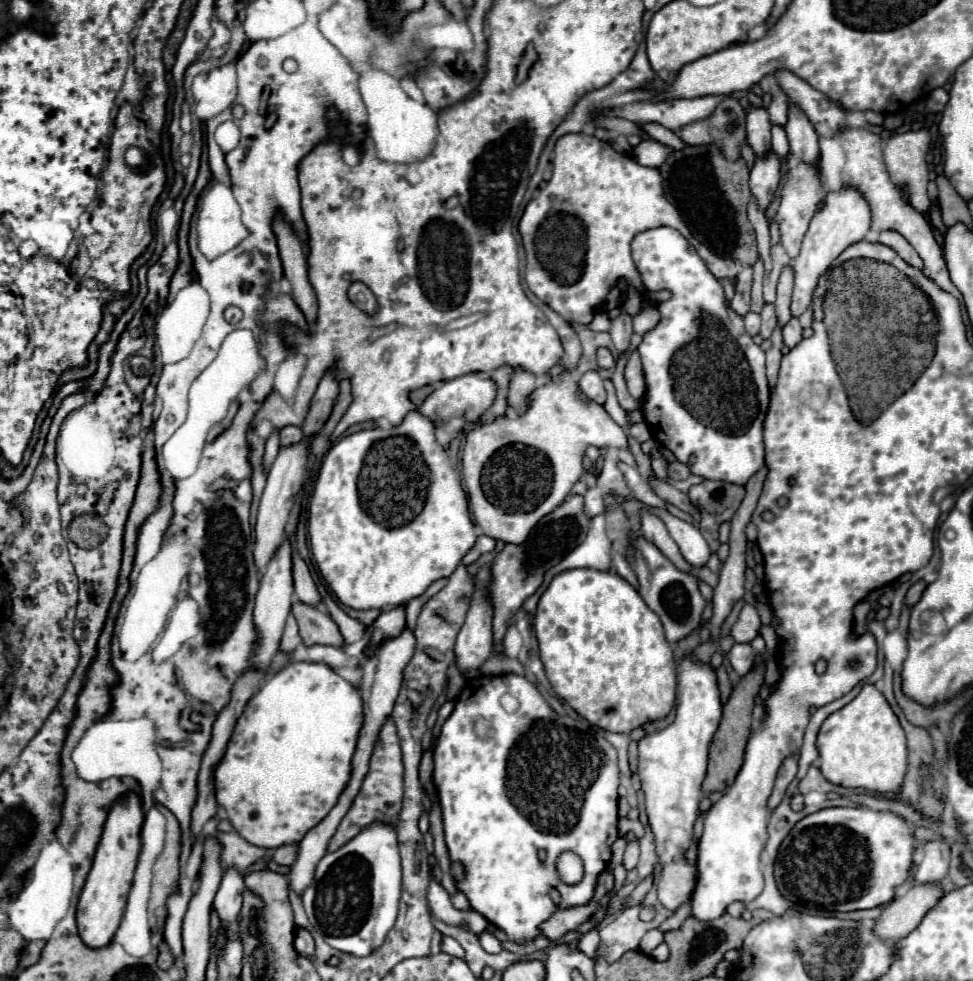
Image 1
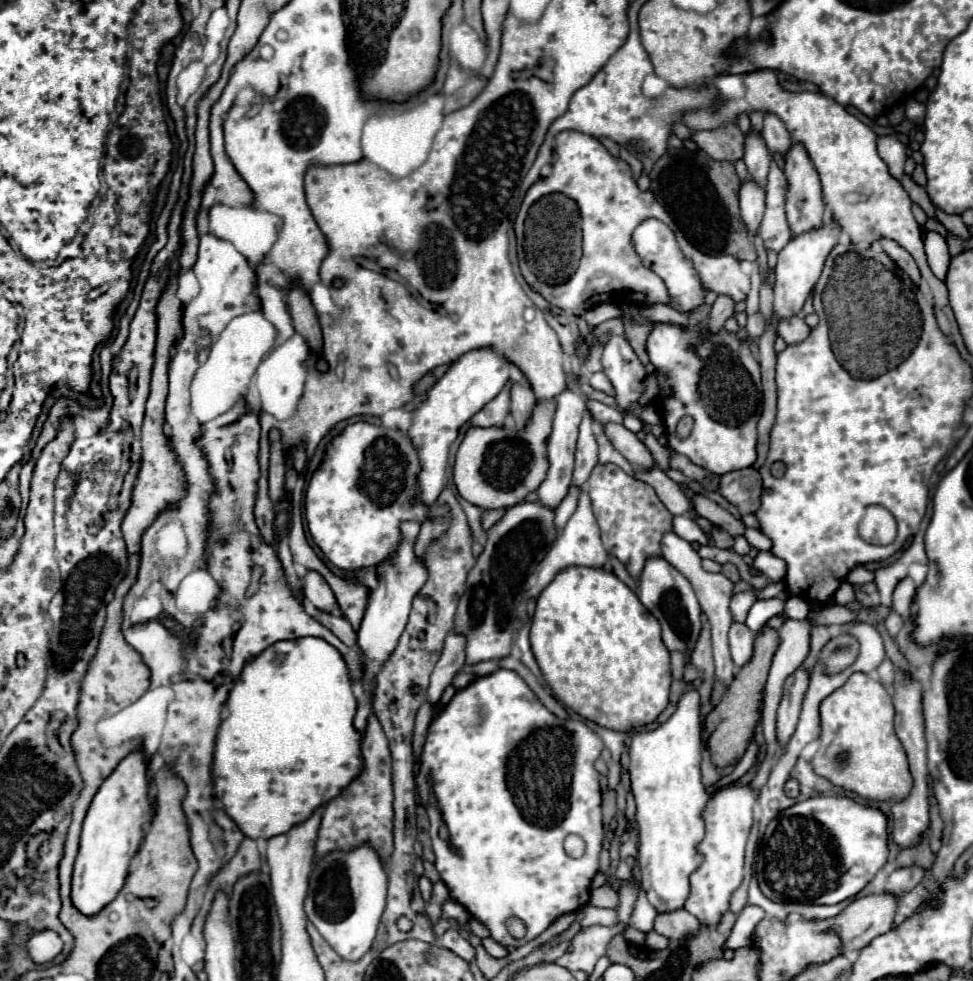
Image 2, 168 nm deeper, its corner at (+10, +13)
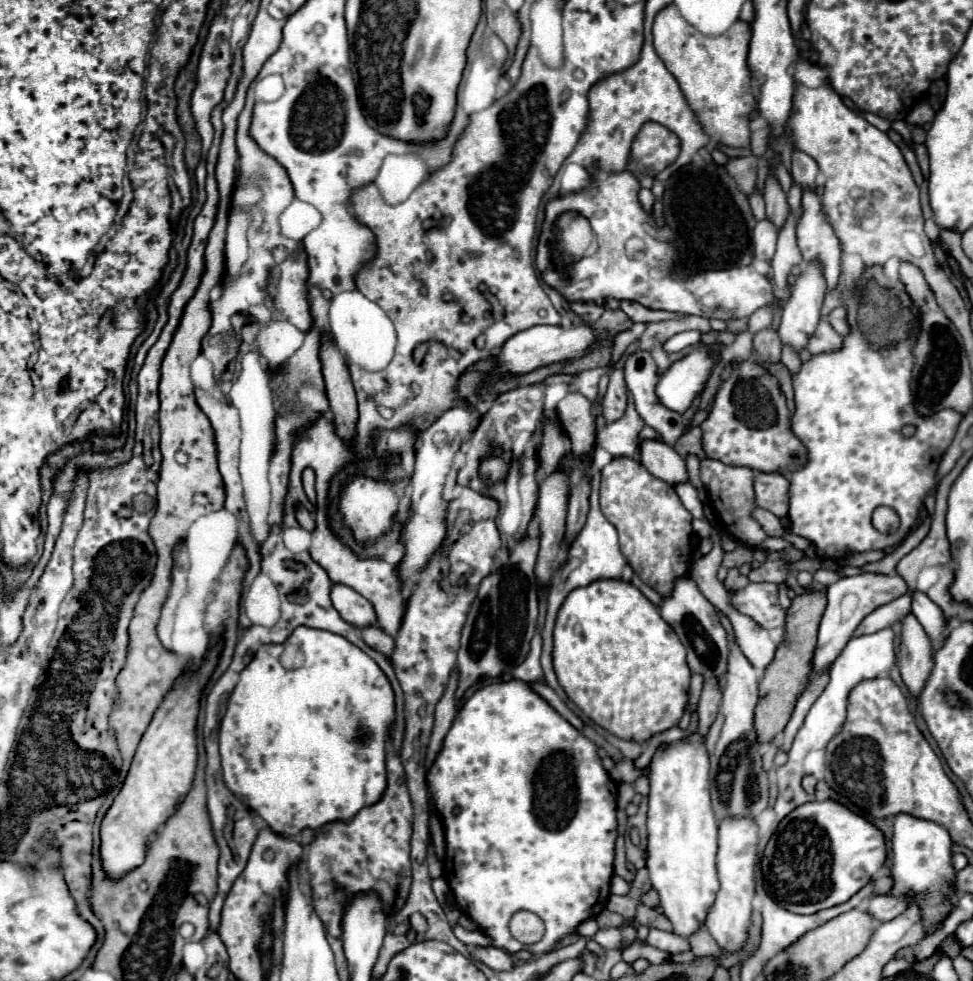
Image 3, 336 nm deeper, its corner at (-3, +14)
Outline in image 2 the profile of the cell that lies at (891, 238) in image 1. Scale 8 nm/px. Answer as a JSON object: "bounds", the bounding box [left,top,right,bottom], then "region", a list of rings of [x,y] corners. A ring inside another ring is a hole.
{"bounds":[879,238,921,286],"region":[[[881,238],[879,240],[879,244],[883,246],[883,250],[903,268],[903,272],[905,274],[909,274],[911,276],[911,280],[919,286],[921,284],[921,272],[917,270],[917,264],[915,264],[915,260],[913,260],[913,256],[905,250],[905,248],[901,248],[895,240],[889,240],[889,238]]]}

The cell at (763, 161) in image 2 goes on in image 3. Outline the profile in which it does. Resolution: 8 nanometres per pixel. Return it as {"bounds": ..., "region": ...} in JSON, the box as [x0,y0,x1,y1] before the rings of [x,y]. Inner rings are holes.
{"bounds":[764,177,788,229],"region":[[[774,177],[766,179],[764,201],[766,201],[766,217],[776,225],[776,229],[782,229],[788,217],[788,203],[786,203],[786,193],[780,189],[778,179]]]}

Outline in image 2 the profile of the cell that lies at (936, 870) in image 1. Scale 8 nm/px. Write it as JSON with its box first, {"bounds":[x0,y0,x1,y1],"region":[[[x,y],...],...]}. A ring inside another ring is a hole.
{"bounds":[885,866,925,896],"region":[[[907,866],[907,868],[897,868],[891,876],[889,882],[885,886],[885,892],[893,892],[895,896],[901,896],[905,892],[909,892],[913,886],[917,886],[921,882],[925,874],[925,868],[921,866]]]}

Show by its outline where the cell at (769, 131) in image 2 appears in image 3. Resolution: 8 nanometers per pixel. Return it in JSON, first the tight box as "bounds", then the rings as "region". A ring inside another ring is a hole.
{"bounds":[792,151,818,191],"region":[[[796,151],[794,157],[792,157],[792,177],[794,177],[794,183],[800,185],[802,189],[810,189],[814,191],[816,189],[816,175],[818,175],[818,163],[802,153],[802,151]]]}

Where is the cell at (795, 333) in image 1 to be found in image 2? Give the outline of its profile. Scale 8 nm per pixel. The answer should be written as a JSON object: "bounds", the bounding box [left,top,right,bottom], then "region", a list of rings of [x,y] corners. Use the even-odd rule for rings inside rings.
{"bounds":[779,316,809,344],"region":[[[791,316],[779,322],[779,336],[787,342],[787,344],[797,344],[801,340],[805,340],[809,336],[809,326],[803,322],[803,318],[799,316]]]}

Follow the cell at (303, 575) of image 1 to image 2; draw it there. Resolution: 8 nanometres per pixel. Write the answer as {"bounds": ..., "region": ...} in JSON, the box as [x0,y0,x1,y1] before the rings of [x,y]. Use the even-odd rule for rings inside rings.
{"bounds":[301,570,337,612],"region":[[[309,570],[309,572],[305,574],[305,582],[303,582],[301,592],[303,592],[303,596],[305,596],[315,608],[319,608],[319,610],[331,612],[331,610],[337,606],[329,584],[327,584],[327,582],[323,580],[323,576],[317,574],[317,572],[311,572],[311,570]]]}

